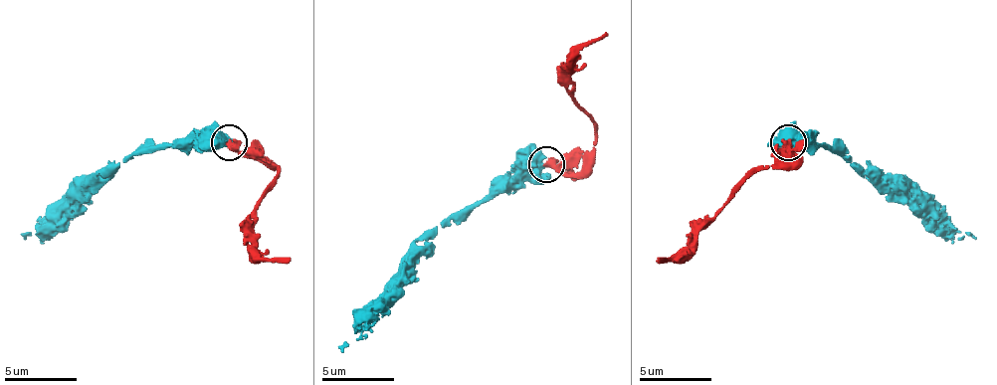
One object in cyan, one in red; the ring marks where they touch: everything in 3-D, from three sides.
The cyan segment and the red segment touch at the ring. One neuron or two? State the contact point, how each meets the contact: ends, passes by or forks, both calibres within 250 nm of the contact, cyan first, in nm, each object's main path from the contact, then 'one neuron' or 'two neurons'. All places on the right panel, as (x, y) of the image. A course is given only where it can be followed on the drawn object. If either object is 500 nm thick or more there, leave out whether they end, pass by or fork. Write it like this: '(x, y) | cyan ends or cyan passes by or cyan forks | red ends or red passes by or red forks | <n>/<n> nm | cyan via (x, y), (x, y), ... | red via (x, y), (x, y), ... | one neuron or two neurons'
(788, 142) | 750/440 nm | cyan via (787, 141), (820, 145), (838, 152), (853, 166), (899, 181), (956, 231), (971, 235) | red via (787, 141), (769, 166), (744, 181), (680, 249), (666, 260), (658, 257) | one neuron

